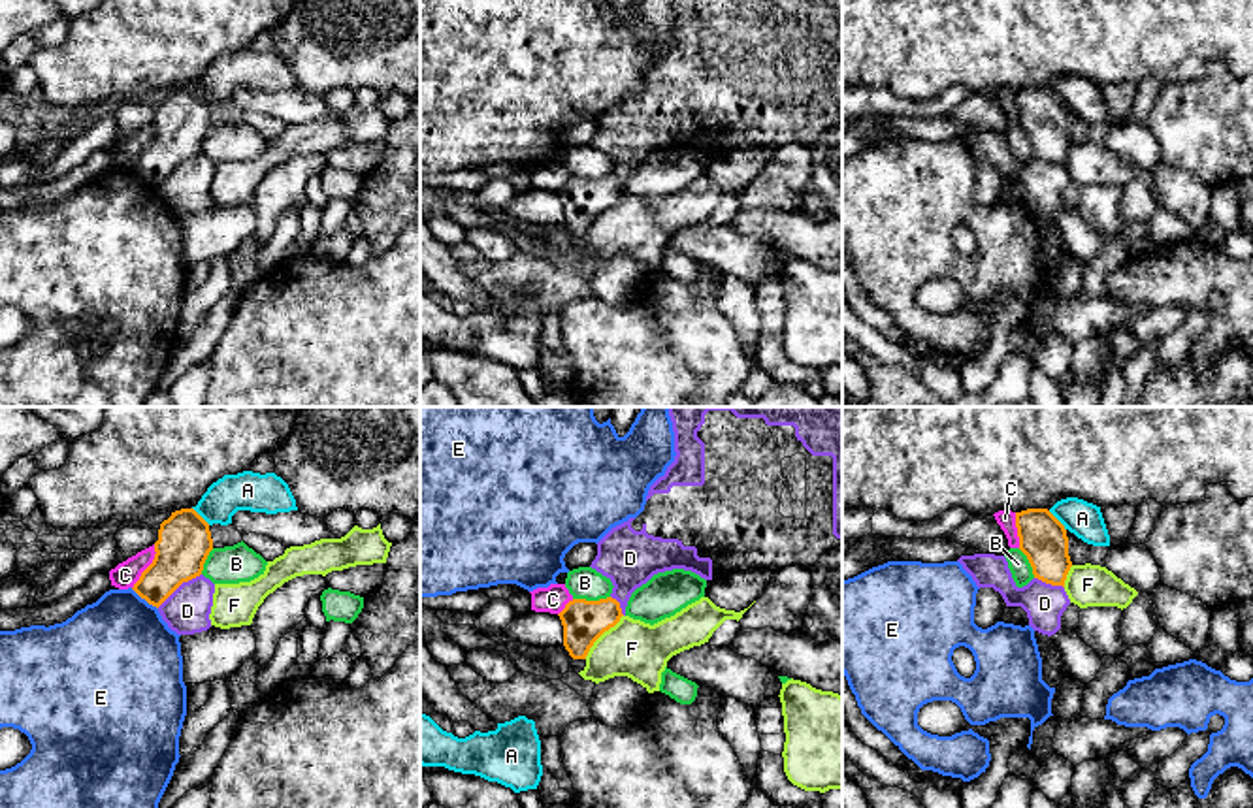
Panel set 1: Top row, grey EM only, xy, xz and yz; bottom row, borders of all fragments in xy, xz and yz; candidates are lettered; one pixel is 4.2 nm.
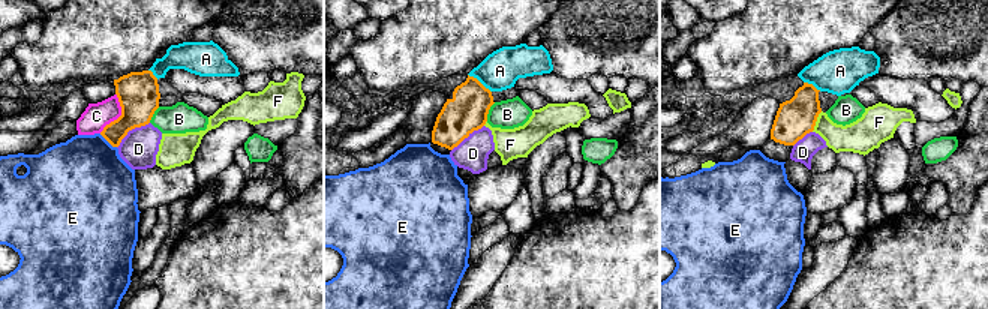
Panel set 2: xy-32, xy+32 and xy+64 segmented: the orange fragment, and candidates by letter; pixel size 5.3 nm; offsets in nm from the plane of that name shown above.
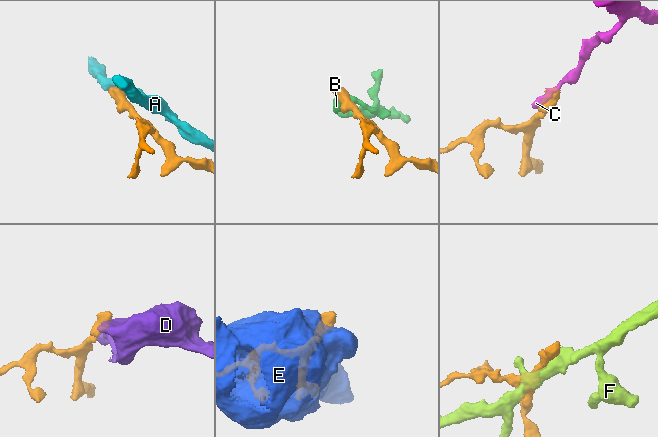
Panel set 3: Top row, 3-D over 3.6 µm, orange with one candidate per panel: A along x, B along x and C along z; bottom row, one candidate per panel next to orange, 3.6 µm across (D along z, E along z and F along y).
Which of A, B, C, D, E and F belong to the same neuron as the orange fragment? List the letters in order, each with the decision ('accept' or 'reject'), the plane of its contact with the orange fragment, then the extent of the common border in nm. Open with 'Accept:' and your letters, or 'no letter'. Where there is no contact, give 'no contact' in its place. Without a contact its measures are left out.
Accept: no letter
A: reject | yz | 120 nm
B: reject | xz | 160 nm
C: reject | xy | 220 nm
D: reject | xy | 240 nm
E: reject | xy | 150 nm
F: reject | xz | 260 nm

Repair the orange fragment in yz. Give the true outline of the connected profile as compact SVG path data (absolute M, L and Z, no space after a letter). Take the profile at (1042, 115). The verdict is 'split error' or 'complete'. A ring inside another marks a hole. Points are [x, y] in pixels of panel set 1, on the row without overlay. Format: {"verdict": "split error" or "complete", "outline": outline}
{"verdict": "complete", "outline": "M1027 87L1016 90L1016 105L1034 156L1065 166L1072 145L1065 104L1048 87Z"}

